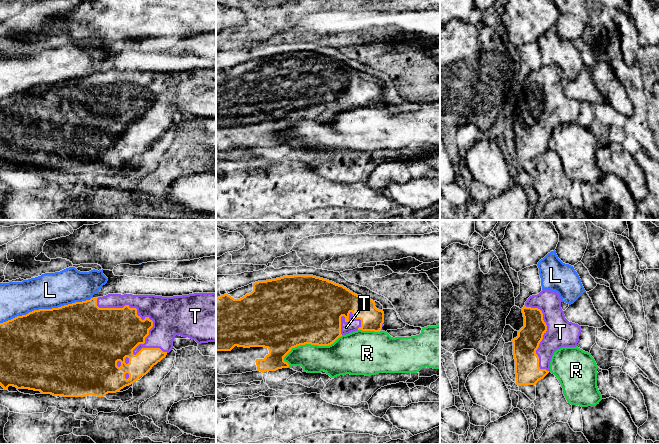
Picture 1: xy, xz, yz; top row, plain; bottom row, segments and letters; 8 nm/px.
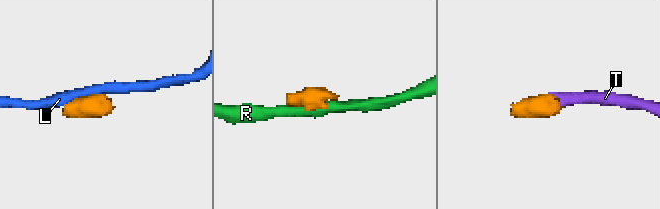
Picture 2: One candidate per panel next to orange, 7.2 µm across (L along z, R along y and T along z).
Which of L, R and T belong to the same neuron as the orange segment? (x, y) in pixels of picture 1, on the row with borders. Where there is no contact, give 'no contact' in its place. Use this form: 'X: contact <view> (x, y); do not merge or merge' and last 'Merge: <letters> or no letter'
L: contact xy (46, 309); do not merge
R: contact xz (311, 344); do not merge
T: contact xy (152, 323); merge
Merge: T

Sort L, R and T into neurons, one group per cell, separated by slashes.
L / R / T

